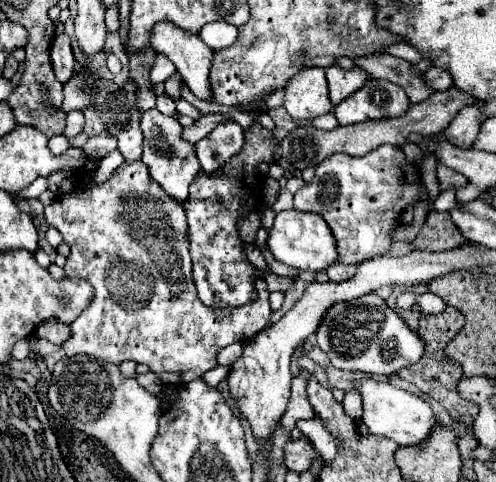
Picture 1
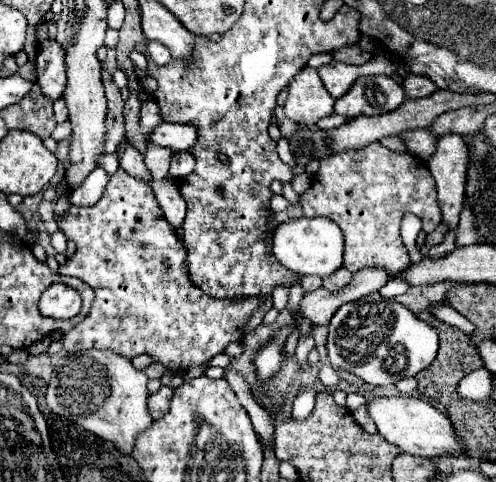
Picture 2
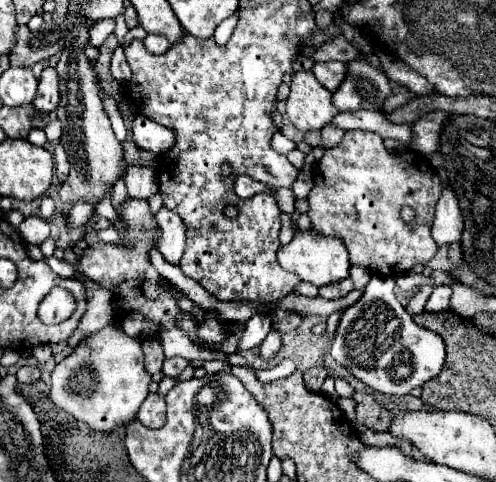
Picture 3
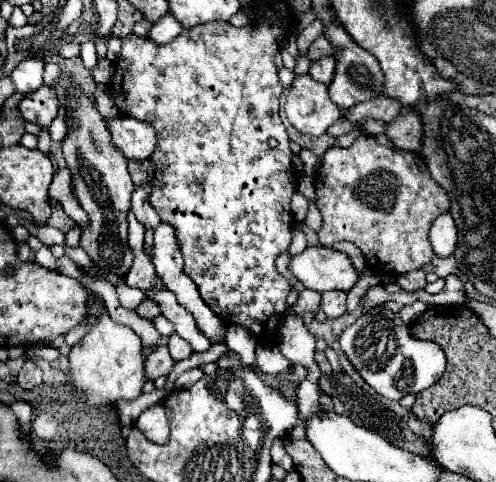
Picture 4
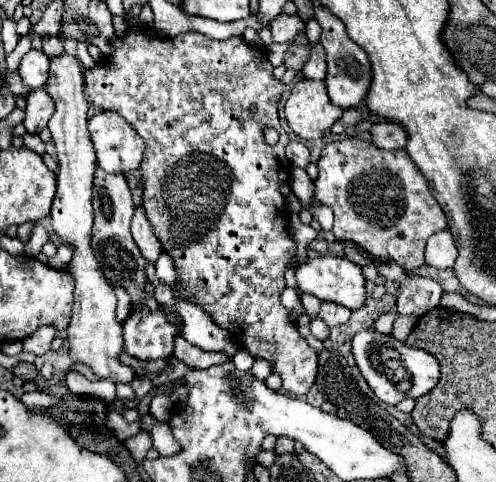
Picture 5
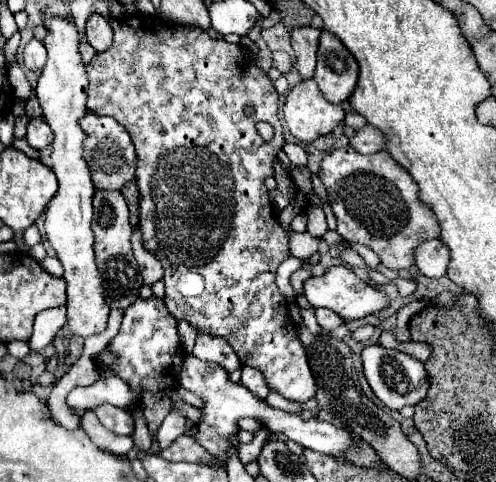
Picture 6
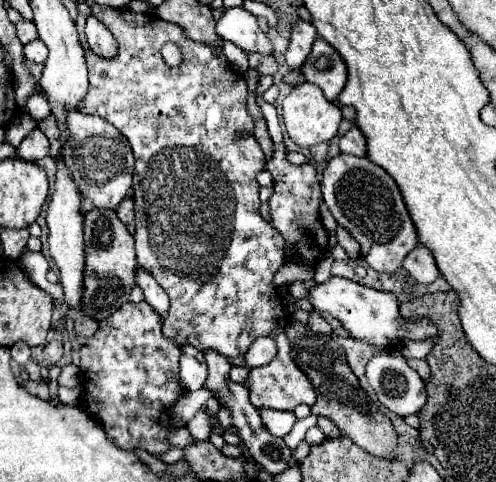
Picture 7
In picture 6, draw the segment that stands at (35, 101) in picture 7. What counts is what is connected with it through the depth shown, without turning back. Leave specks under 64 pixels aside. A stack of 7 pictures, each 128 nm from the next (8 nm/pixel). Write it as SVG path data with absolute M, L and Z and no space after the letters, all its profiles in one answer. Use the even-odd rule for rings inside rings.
M12 64L12 66L8 68L8 78L10 78L10 84L12 84L12 88L14 88L16 98L28 100L28 98L34 96L34 88L30 86L28 78L24 76L24 72L22 72L22 68L20 68L18 64Z

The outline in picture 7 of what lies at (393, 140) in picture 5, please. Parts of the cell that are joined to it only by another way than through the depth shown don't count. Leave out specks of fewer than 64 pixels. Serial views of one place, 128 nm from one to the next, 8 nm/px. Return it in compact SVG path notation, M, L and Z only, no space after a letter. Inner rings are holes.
M352 126L344 136L340 136L338 146L340 146L340 152L344 152L344 154L354 154L354 156L366 154L366 140L358 126Z

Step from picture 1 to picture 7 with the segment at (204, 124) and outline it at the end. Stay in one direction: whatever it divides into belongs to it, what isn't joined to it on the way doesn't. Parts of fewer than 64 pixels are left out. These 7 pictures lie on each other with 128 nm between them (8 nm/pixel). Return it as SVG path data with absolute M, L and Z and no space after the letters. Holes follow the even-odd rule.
M70 110L66 116L68 140L64 144L64 164L72 174L72 180L82 194L80 212L90 210L116 210L120 202L128 196L132 188L132 168L134 156L128 140L104 118L86 116L82 112Z

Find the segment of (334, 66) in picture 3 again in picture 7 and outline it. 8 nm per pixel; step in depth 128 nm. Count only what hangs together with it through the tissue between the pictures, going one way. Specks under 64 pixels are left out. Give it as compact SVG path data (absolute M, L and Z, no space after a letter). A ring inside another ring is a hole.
M296 20L290 30L290 44L286 50L286 64L292 68L300 68L308 58L312 42L316 40L316 28L310 22Z

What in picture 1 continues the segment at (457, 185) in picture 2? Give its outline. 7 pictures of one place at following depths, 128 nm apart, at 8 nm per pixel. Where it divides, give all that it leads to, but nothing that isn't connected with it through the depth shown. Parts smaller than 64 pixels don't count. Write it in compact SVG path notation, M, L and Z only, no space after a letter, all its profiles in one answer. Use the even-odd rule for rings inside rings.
M480 102L468 108L462 108L454 120L448 124L448 128L444 130L444 136L448 142L456 144L458 148L472 148L478 130L480 130ZM446 188L438 194L438 198L434 200L434 208L438 212L450 212L456 206L456 188Z

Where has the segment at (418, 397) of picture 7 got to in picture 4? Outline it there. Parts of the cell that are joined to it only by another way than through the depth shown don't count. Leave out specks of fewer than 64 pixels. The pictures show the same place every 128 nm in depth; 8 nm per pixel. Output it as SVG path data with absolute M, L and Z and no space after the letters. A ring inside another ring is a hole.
M374 306L370 314L358 318L342 332L338 342L366 384L370 384L380 396L388 400L400 400L406 394L418 394L430 388L440 380L446 368L442 348L434 342L420 342L412 338L408 326L386 306Z

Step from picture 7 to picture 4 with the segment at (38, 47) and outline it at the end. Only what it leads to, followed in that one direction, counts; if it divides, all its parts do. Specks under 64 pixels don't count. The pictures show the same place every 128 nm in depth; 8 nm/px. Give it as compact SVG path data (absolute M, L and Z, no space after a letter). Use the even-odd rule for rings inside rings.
M28 58L20 62L10 78L14 80L16 92L34 92L42 86L42 74L44 74L44 62L40 58Z

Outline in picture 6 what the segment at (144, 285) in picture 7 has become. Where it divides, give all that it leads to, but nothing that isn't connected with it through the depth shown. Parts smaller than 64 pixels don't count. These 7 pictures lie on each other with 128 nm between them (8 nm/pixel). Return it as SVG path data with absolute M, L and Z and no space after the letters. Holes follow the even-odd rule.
M136 226L134 228L134 234L132 234L132 248L134 248L134 258L138 262L138 268L140 268L140 276L144 280L146 286L152 286L154 282L162 280L162 268L160 268L160 262L156 260L156 256L152 256L152 252L148 252L144 246L142 246L142 240L140 240L140 228Z

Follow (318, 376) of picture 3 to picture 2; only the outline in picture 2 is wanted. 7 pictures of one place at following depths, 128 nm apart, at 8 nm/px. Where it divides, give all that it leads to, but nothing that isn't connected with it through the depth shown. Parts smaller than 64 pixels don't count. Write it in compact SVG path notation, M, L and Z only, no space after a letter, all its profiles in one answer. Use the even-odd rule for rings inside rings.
M314 386L300 388L300 392L296 394L294 404L292 404L292 416L296 420L304 420L304 418L310 416L310 412L314 408L314 402L316 402L316 394L318 394L318 390Z

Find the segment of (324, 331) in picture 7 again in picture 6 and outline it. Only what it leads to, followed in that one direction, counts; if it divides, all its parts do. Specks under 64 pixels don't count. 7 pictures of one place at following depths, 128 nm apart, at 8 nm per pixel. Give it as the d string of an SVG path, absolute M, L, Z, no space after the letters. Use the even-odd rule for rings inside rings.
M316 308L316 322L318 322L324 330L332 332L332 330L334 330L334 328L338 328L344 320L342 320L342 318L338 318L338 316L336 316L336 312L332 312L332 310Z

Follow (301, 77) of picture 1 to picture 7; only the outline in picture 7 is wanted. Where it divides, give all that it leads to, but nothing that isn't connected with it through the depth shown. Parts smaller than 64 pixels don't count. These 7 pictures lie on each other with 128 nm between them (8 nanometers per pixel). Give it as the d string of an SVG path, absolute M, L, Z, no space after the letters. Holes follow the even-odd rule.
M304 82L300 86L294 86L290 90L290 94L284 98L282 110L284 110L286 132L294 140L294 144L300 146L300 148L310 148L310 146L320 144L320 142L330 142L338 134L342 110L340 110L340 106L328 102L324 98L324 94L320 92L320 88L316 88L314 84Z

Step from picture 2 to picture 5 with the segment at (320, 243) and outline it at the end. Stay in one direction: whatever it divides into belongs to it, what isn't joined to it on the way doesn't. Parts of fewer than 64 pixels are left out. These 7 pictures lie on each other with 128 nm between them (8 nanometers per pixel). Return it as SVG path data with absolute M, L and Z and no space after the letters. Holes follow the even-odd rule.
M334 256L314 258L308 264L296 268L296 280L298 280L298 290L316 296L322 302L334 302L350 310L360 310L368 298L362 268L346 258L334 258Z

